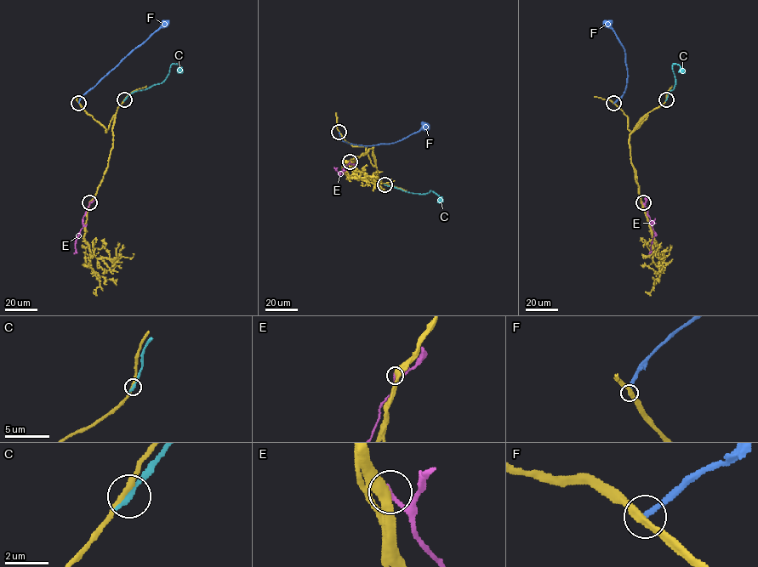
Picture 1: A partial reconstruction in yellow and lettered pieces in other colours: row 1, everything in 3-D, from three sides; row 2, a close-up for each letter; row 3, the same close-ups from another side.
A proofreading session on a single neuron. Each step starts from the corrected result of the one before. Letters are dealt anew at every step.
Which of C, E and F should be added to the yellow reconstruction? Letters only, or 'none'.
none

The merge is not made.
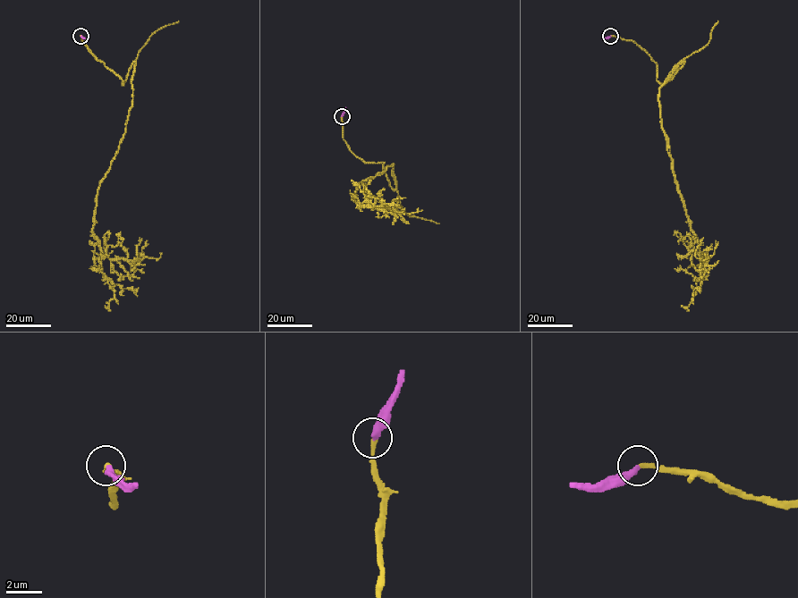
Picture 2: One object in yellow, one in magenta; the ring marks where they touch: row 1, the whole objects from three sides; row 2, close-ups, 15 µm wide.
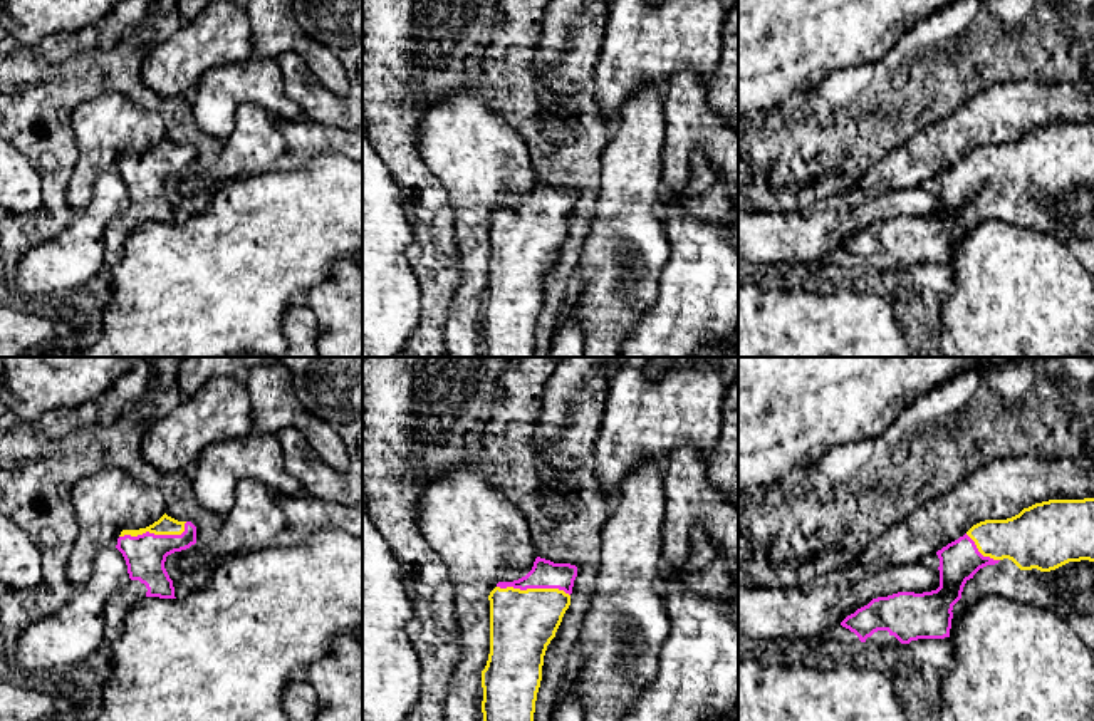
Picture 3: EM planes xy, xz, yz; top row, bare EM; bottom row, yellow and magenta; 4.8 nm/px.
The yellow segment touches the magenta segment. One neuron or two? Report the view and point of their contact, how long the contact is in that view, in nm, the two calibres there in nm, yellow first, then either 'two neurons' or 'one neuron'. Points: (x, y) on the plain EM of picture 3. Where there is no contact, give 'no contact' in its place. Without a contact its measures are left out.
xy (155, 158) | 340 nm | 90/200 nm | one neuron

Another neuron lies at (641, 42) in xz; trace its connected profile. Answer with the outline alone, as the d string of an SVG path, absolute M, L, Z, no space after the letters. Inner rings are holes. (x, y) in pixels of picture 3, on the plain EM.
M614 0L607 22L597 40L596 99L604 124L611 132L617 126L623 102L638 89L653 84L663 89L680 70L693 70L708 79L722 57L723 25L728 7L725 0Z

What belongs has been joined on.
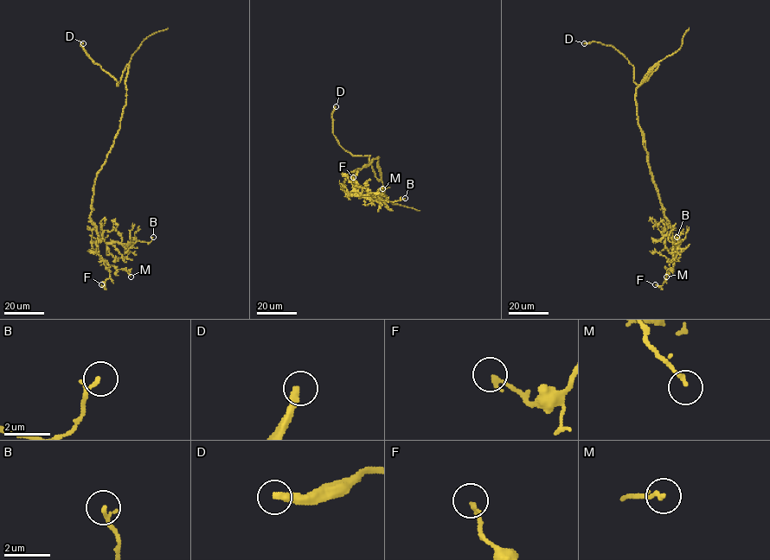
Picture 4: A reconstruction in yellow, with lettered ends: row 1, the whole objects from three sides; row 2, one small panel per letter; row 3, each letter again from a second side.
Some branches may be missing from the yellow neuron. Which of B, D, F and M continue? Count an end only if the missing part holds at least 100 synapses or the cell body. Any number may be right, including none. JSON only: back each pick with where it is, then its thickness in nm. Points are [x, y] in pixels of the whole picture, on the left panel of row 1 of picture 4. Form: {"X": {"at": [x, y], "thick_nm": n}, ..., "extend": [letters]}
{"D": {"at": [83, 43], "thick_nm": 280}, "extend": ["D"]}

